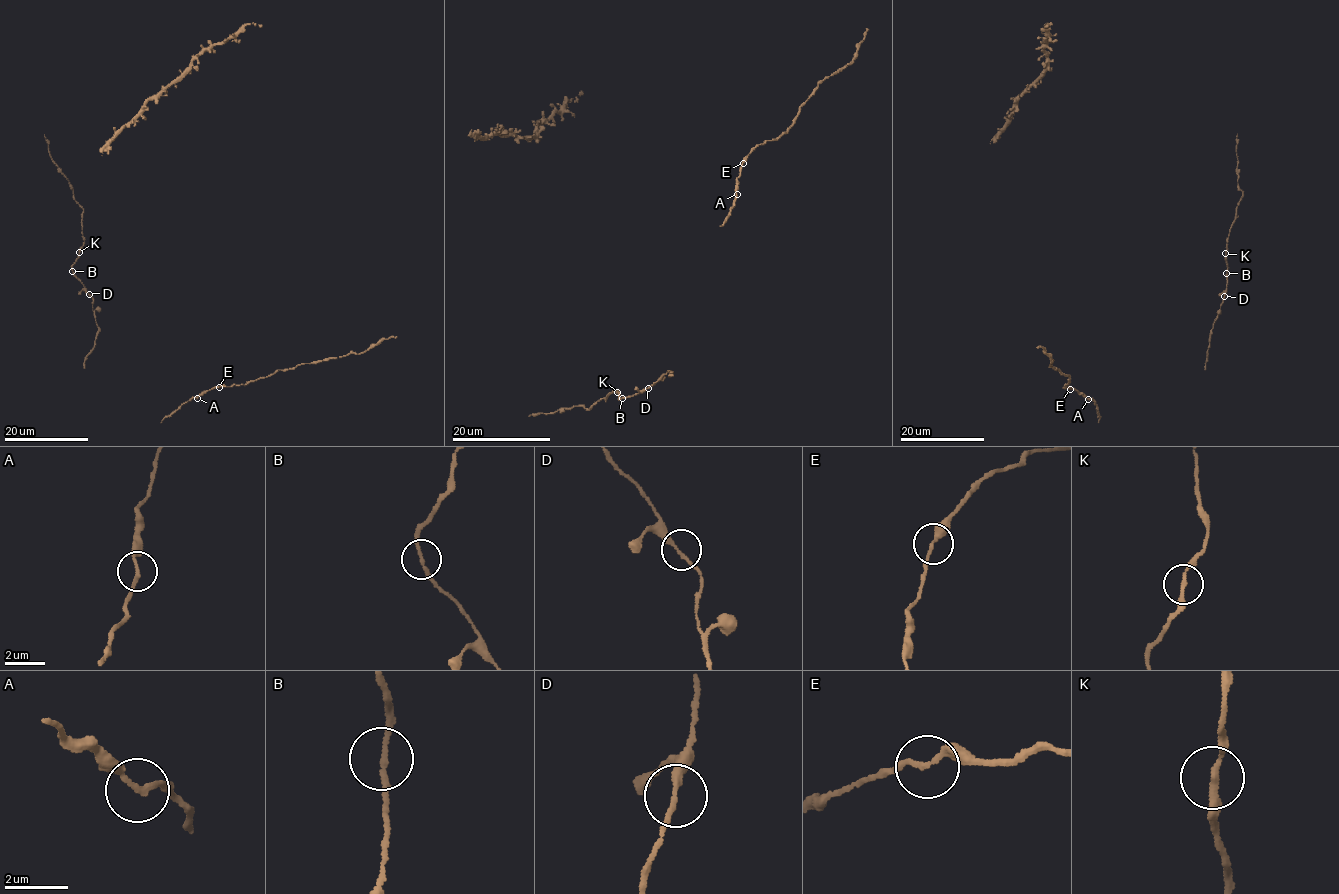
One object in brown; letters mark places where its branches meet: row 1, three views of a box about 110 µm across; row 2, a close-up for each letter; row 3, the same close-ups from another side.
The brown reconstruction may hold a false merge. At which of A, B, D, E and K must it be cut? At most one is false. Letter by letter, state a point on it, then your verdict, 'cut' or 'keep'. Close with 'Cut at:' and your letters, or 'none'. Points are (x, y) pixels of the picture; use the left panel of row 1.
A: (197, 398) | keep
B: (72, 271) | keep
D: (89, 294) | keep
E: (219, 387) | keep
K: (79, 252) | keep
Cut at: none

